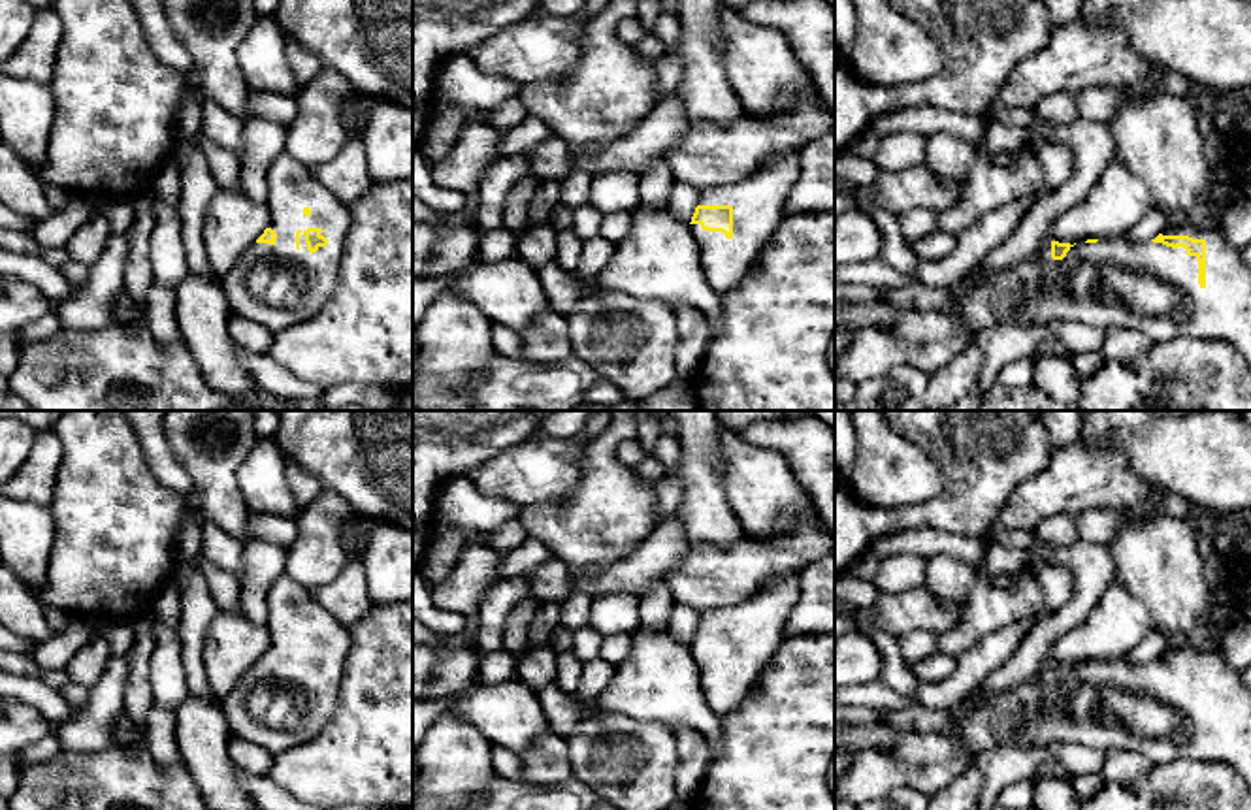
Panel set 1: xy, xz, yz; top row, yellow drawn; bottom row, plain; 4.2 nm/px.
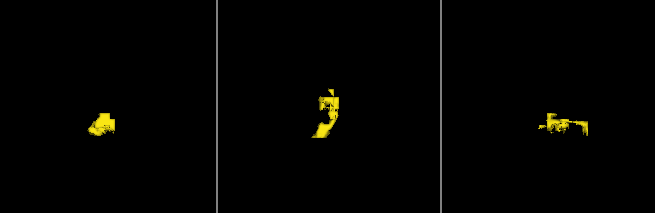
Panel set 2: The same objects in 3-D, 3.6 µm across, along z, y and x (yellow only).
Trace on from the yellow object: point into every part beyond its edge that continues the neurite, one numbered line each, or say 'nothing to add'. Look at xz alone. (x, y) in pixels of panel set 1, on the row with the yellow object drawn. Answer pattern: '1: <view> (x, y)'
1: xz (758, 202)

